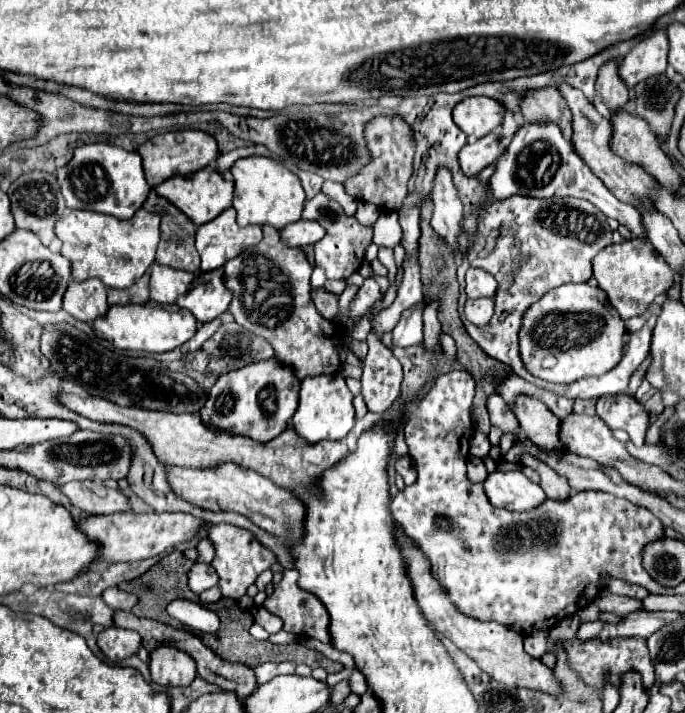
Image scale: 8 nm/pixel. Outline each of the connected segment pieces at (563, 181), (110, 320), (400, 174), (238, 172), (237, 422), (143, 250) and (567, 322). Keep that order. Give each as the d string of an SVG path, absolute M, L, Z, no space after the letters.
M549 118L523 124L515 132L507 150L497 158L493 176L487 180L487 196L461 222L463 234L465 236L475 234L477 232L477 220L479 220L481 212L487 210L493 202L503 202L515 194L533 196L533 198L551 198L551 196L585 198L593 206L597 206L607 218L615 218L615 220L619 220L619 224L625 224L633 232L633 236L645 238L643 228L639 226L639 210L631 204L619 202L605 188L605 184L591 172L591 168L587 168L585 162L575 154L571 142L563 136L561 128L555 122L551 122Z
M153 300L145 304L115 304L107 310L105 316L97 318L91 324L97 338L109 340L119 350L137 350L137 352L167 352L185 344L197 332L195 316L189 310L183 310L175 304L157 304Z
M379 114L365 124L365 142L371 156L371 162L361 168L355 176L349 176L343 186L347 194L357 200L371 202L381 210L399 210L407 196L407 182L413 174L413 156L415 156L415 138L411 126L399 116Z
M249 156L237 160L231 166L231 174L235 182L233 208L237 210L239 226L271 224L277 230L281 230L283 226L297 222L301 218L303 202L305 202L301 180L291 170L287 170L281 162L275 162L265 156Z
M277 358L257 360L239 370L223 374L209 392L209 398L201 410L203 424L213 430L225 430L233 434L243 434L255 440L271 440L281 434L299 404L301 380L295 376L293 368L279 362Z
M139 208L129 220L119 220L99 212L69 210L59 218L55 234L63 242L61 254L71 262L71 274L75 280L99 278L109 288L129 288L155 260L159 244L159 216L145 208Z
M589 282L563 284L551 290L551 294L545 294L539 302L535 302L535 306L531 306L531 310L527 310L523 318L523 330L519 334L521 358L533 376L547 382L569 384L585 376L603 376L621 362L625 352L623 348L625 332L627 332L625 322L619 318L617 310L609 304L607 294L599 286Z

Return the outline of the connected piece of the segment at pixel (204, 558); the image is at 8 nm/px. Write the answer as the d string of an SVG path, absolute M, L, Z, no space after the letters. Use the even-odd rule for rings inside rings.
M205 538L205 540L201 540L201 542L197 544L197 552L199 552L197 562L205 562L205 564L209 564L211 558L213 558L213 554L215 554L215 548L213 548L213 546L207 542L207 538Z

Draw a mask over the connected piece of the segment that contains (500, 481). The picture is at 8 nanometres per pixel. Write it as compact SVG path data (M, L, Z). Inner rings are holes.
M495 470L483 482L485 494L489 502L497 508L505 508L511 512L527 512L535 510L545 500L545 492L539 484L531 482L523 472L501 472Z

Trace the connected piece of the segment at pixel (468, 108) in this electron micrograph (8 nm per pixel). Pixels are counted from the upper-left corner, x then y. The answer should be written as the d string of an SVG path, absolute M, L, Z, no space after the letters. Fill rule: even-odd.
M473 96L461 100L453 108L453 122L467 134L467 136L487 136L497 128L503 120L505 108L501 102L487 98L487 96Z

